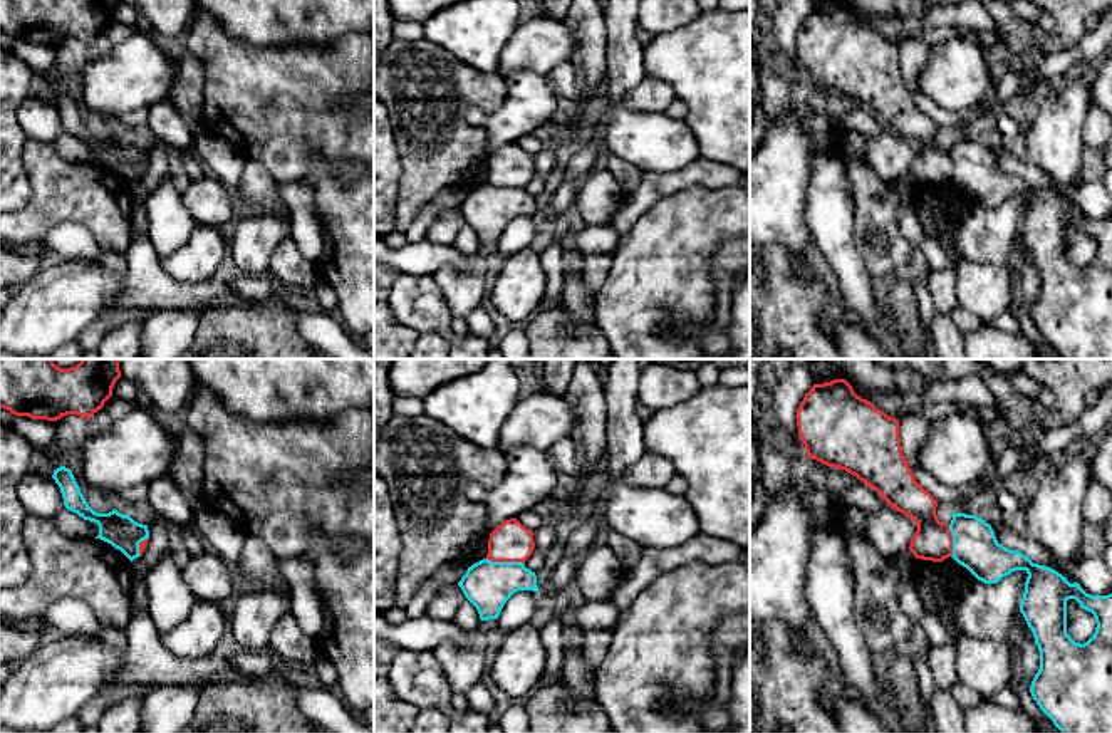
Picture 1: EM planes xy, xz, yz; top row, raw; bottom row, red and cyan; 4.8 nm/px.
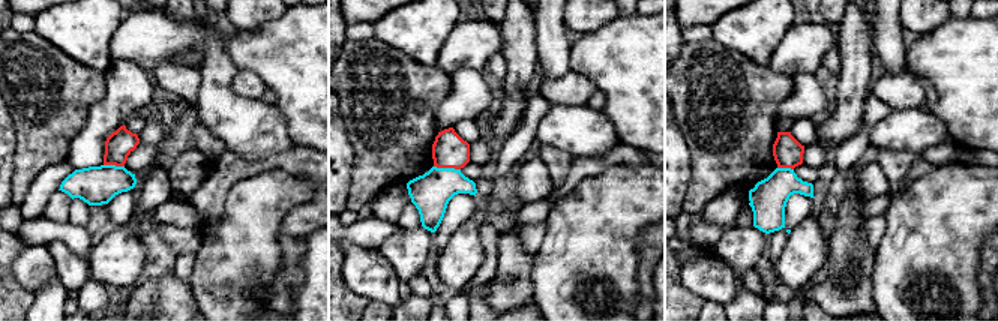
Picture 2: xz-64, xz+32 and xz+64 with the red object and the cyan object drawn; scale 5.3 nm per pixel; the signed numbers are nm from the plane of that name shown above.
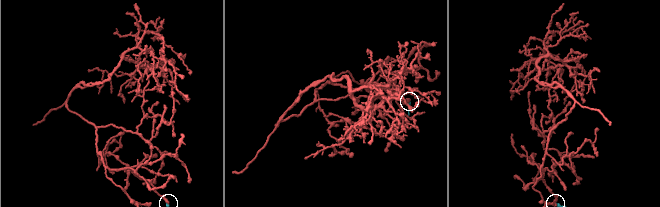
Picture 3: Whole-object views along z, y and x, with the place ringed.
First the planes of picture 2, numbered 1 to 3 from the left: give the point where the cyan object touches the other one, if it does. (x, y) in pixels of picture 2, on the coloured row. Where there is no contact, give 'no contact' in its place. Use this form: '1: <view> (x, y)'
1: xz-64 (114, 164)
2: xz+32 (447, 167)
3: xz+64 (785, 167)

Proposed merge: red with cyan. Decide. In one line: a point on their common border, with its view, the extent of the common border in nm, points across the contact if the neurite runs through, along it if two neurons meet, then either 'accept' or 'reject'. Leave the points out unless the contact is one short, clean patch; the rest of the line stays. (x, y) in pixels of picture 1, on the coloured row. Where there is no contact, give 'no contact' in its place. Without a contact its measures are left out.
contact xz (505, 561); length 190 nm; border xz (487, 557), (524, 564); reject

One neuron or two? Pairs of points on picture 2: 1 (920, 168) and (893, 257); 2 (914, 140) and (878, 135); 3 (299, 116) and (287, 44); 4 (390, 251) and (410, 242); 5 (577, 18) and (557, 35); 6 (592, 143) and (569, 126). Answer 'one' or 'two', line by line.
1: two
2: one
3: one
4: one
5: two
6: one

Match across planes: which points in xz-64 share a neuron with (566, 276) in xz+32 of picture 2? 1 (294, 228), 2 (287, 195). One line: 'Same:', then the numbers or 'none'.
Same: 2

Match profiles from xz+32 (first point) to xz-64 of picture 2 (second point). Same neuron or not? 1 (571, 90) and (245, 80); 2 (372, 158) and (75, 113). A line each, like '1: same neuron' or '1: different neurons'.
1: same neuron
2: same neuron

